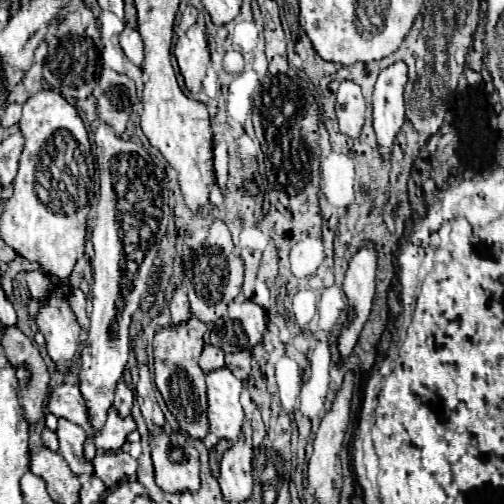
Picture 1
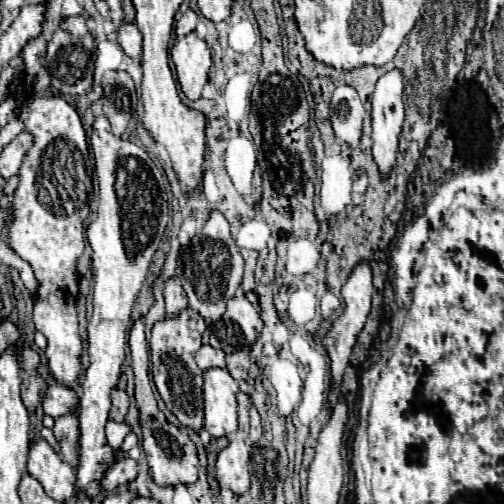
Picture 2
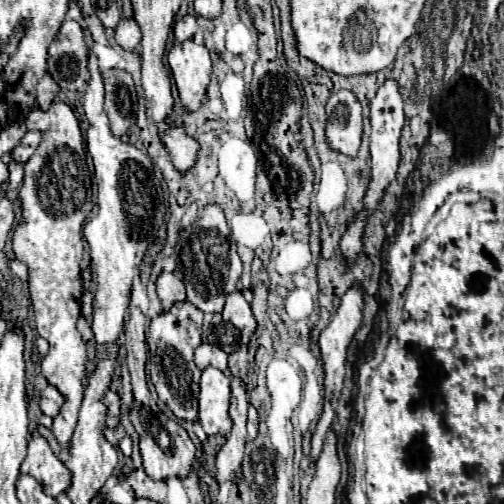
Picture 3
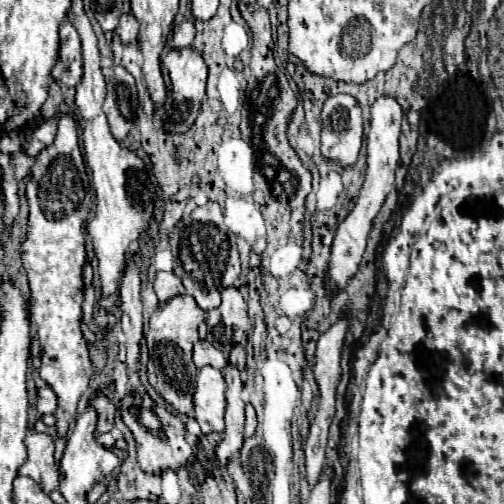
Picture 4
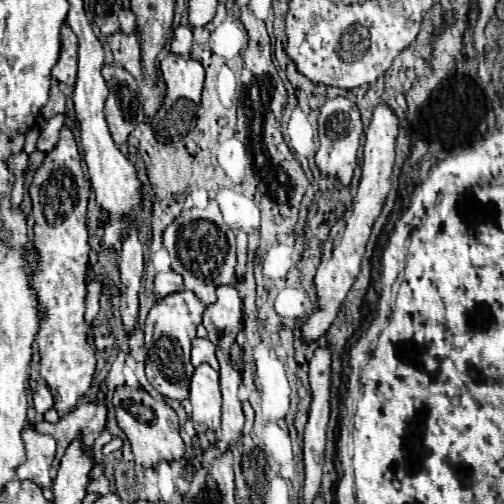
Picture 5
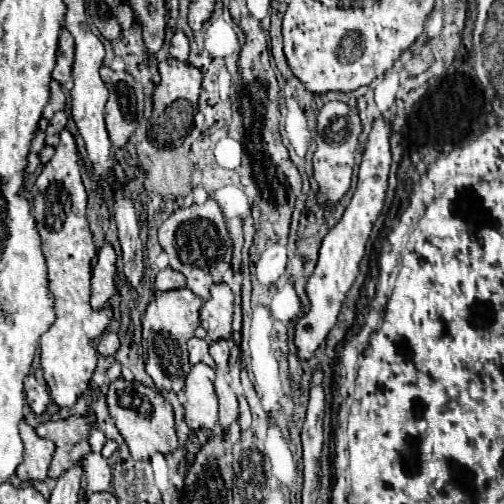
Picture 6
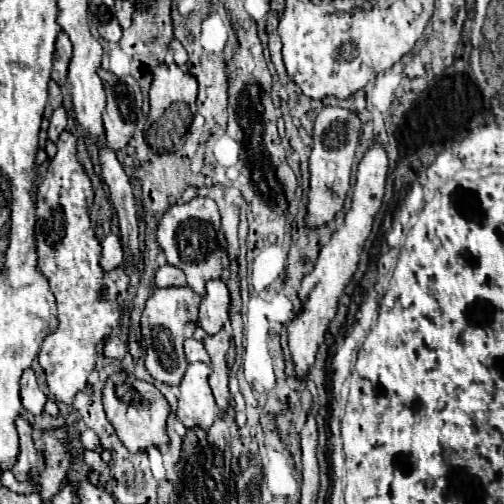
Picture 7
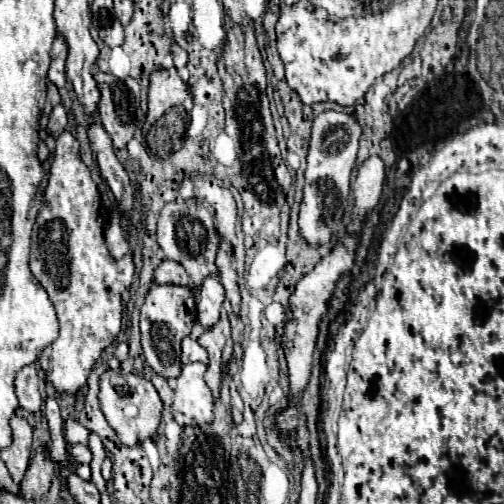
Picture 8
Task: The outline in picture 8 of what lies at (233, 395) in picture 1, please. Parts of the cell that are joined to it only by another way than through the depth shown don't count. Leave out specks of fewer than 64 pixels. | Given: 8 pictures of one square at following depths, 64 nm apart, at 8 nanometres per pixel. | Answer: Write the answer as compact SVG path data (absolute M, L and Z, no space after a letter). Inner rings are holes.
M194 362L194 364L182 366L182 374L176 378L172 414L180 426L206 426L214 420L214 398L210 388L204 382L204 372L206 372L206 366L202 362Z

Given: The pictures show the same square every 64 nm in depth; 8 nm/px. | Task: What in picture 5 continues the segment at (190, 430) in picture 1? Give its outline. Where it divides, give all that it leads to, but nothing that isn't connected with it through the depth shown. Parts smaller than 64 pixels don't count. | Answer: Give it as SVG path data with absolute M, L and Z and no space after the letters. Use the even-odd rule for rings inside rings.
M174 292L166 298L160 298L146 318L146 376L148 382L166 398L184 402L190 392L190 378L194 374L194 366L190 362L190 342L196 338L196 326L202 322L204 304L192 296L192 292Z

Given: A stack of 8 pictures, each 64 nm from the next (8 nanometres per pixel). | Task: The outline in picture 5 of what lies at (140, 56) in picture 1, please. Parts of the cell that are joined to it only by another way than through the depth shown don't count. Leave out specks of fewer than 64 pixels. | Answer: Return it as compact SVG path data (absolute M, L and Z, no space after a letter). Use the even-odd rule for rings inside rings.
M130 10L120 12L120 32L124 32L124 34L136 32L136 16Z

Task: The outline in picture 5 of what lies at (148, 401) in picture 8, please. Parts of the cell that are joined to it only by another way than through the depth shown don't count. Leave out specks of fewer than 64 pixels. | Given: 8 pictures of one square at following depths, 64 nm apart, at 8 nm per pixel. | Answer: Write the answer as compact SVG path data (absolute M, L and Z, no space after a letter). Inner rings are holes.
M124 386L124 388L118 388L114 392L112 404L116 408L116 418L118 418L120 428L130 438L132 452L136 456L136 464L142 464L144 468L152 468L160 460L174 462L174 460L184 456L184 442L180 438L178 416L164 400L154 400L150 396L150 402L148 402L148 392L144 392L144 390L130 390L128 386ZM146 412L152 412L152 420L150 422L144 418Z

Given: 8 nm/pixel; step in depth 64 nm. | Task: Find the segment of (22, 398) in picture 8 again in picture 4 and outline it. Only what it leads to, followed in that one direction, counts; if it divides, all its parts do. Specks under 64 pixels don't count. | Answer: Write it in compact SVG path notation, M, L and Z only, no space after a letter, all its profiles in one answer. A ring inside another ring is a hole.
M44 386L42 390L38 390L38 402L36 408L40 414L54 414L58 408L58 398L54 394L54 390L50 386Z

